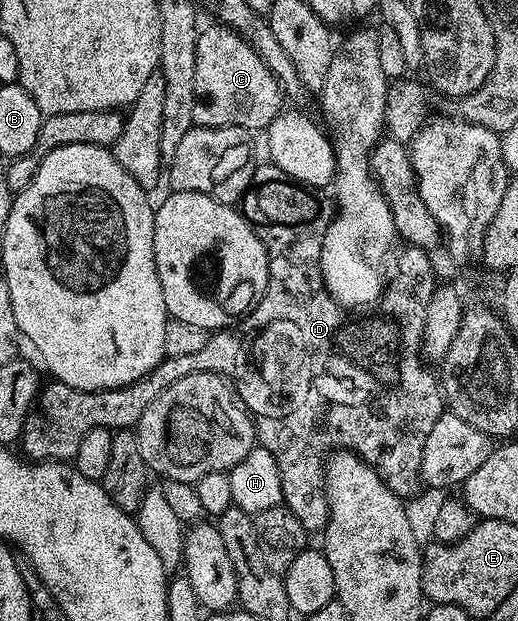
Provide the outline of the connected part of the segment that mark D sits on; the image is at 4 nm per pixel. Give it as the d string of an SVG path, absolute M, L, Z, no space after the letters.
M263 163L256 164L255 173L251 177L251 186L243 193L241 212L243 218L250 223L255 234L259 236L261 243L265 247L269 275L267 276L266 291L255 303L251 312L246 314L237 324L212 332L207 338L205 347L201 347L201 351L197 351L193 355L166 356L157 368L149 371L147 377L142 377L140 381L134 381L125 387L81 391L80 389L69 387L60 381L54 379L48 380L48 385L46 382L40 388L35 399L35 404L32 405L26 419L23 420L23 432L21 434L21 446L23 445L23 450L21 450L22 456L32 463L36 461L70 462L77 455L77 447L81 447L81 439L89 431L104 427L114 427L116 430L121 430L138 426L141 415L145 415L145 407L149 403L153 403L153 399L157 399L157 395L161 395L161 391L165 391L165 387L177 383L177 379L181 379L190 373L217 373L233 382L234 392L237 394L240 402L246 405L248 413L255 418L255 432L258 444L262 448L269 450L273 455L273 459L277 459L277 471L281 471L283 505L299 520L301 527L306 529L308 534L318 534L327 525L328 507L326 487L324 485L324 468L332 451L351 450L352 453L363 458L379 473L381 480L388 485L392 492L402 499L410 499L419 493L421 489L425 443L429 439L429 431L433 431L433 423L437 423L437 419L443 416L445 412L443 386L440 378L437 376L436 370L434 373L429 366L423 365L427 363L425 363L425 358L422 354L425 315L437 288L435 265L431 262L432 254L426 249L418 249L416 245L407 245L404 248L404 253L401 254L402 252L400 252L398 254L398 257L400 256L399 277L393 278L392 281L390 278L389 284L384 288L383 296L377 302L377 308L371 311L376 311L376 313L371 313L368 317L359 317L354 321L353 318L347 317L351 316L348 310L332 299L331 292L325 287L323 276L321 275L319 260L321 259L321 247L323 246L323 232L329 227L333 216L333 201L330 196L322 197L319 193L322 192L318 188L303 185L297 179L285 175L285 171L281 171L281 167L270 163L264 163L264 165Z

